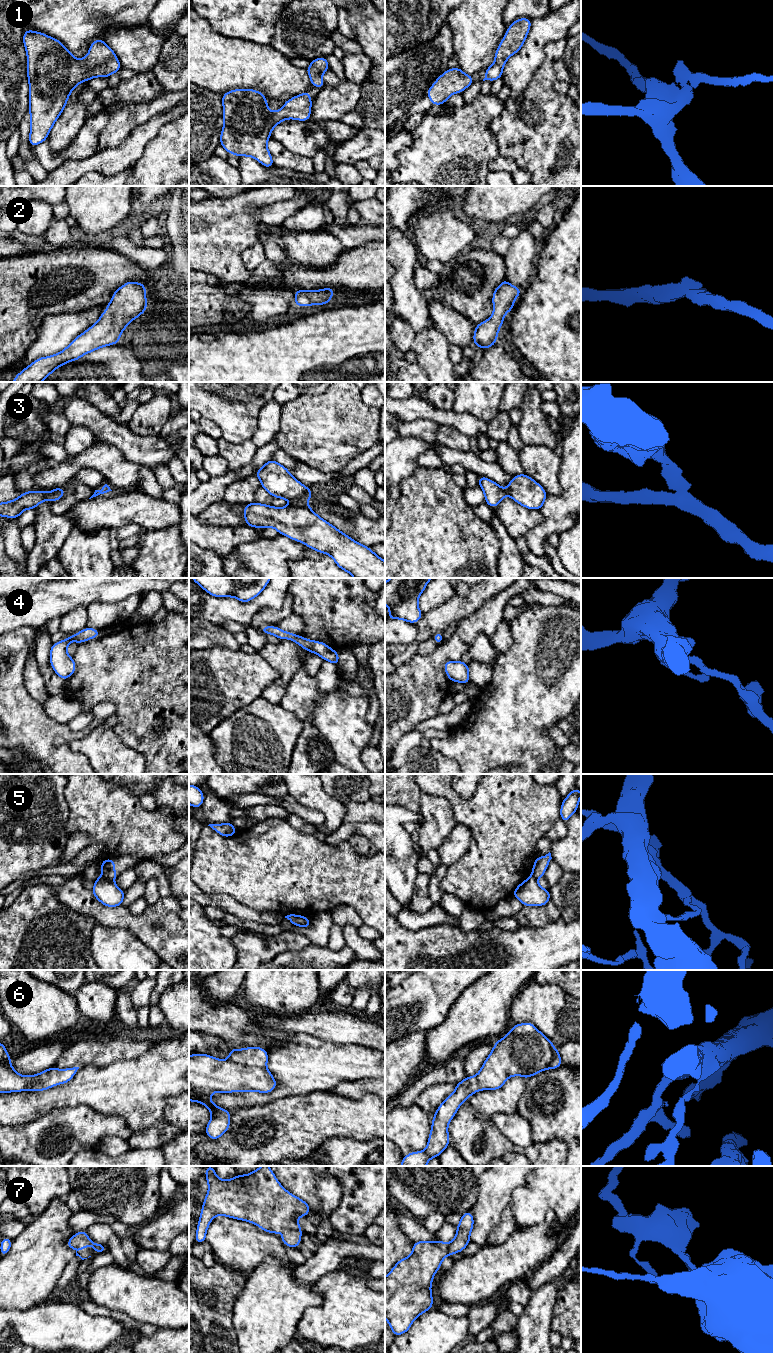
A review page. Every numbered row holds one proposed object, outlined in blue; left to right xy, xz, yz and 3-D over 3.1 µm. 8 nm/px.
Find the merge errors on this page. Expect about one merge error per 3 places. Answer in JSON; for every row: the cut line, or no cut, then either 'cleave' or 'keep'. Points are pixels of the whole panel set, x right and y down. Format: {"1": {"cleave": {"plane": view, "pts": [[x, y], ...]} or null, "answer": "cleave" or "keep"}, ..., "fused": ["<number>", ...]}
{"1": {"cleave": null, "answer": "keep"}, "2": {"cleave": null, "answer": "keep"}, "3": {"cleave": {"plane": "xz", "pts": [[305, 501], [296, 503]]}, "answer": "cleave"}, "4": {"cleave": null, "answer": "keep"}, "5": {"cleave": {"plane": "xy", "pts": [[101, 875], [112, 880]]}, "answer": "cleave"}, "6": {"cleave": null, "answer": "keep"}, "7": {"cleave": null, "answer": "keep"}, "fused": ["3", "5"]}

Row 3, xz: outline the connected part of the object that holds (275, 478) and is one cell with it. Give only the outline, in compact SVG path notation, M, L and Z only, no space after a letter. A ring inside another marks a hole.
M271 459L255 472L261 486L273 497L294 503L307 502L313 491L295 479L289 470Z

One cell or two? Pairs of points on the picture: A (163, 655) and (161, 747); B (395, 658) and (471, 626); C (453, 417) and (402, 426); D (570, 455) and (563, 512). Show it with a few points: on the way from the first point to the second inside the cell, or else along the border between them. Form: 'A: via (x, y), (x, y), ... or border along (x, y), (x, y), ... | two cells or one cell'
A: via (163, 678), (163, 692), (166, 695), (166, 724) | one cell
B: border along (416, 653), (397, 667) | two cells
C: border along (407, 421), (429, 419), (438, 425) | two cells
D: via (570, 469), (570, 498) | one cell

